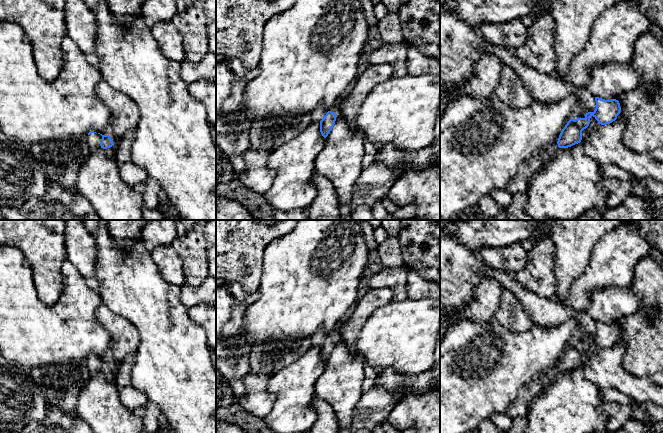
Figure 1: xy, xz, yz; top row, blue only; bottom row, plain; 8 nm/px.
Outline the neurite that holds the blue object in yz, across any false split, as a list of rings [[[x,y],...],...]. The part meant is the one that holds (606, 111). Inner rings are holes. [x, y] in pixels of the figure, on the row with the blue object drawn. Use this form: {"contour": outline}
{"contour": [[[595,97],[596,108],[593,112],[585,114],[584,118],[570,119],[562,129],[560,135],[553,140],[548,147],[532,160],[519,168],[518,174],[506,187],[506,191],[512,196],[517,193],[527,193],[528,188],[538,172],[550,163],[560,148],[568,148],[578,144],[582,140],[582,131],[590,124],[590,117],[593,116],[599,124],[610,124],[620,114],[620,103],[616,99],[605,100]]]}

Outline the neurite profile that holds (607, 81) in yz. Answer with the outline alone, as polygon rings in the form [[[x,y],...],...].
[[[613,62],[593,67],[586,89],[594,96],[605,100],[614,99],[621,93],[636,89],[642,75],[630,63]]]

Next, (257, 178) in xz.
[[[253,148],[248,149],[243,155],[246,172],[242,173],[240,181],[247,189],[260,195],[270,189],[276,176],[275,171],[267,169],[269,156],[268,151]]]

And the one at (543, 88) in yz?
[[[487,40],[484,42],[485,54],[497,56],[504,67],[510,67],[528,89],[533,101],[554,103],[566,98],[573,89],[554,75],[546,75],[519,60],[514,49],[497,46]]]

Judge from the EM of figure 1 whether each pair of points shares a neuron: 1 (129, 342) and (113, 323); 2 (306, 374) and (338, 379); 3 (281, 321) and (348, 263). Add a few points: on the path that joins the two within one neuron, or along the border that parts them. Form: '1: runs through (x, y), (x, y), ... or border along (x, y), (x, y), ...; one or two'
1: runs through (124, 337), (118, 328); one
2: border along (325, 362), (323, 372), (313, 387), (313, 396); two
3: runs through (298, 304), (331, 271); one

